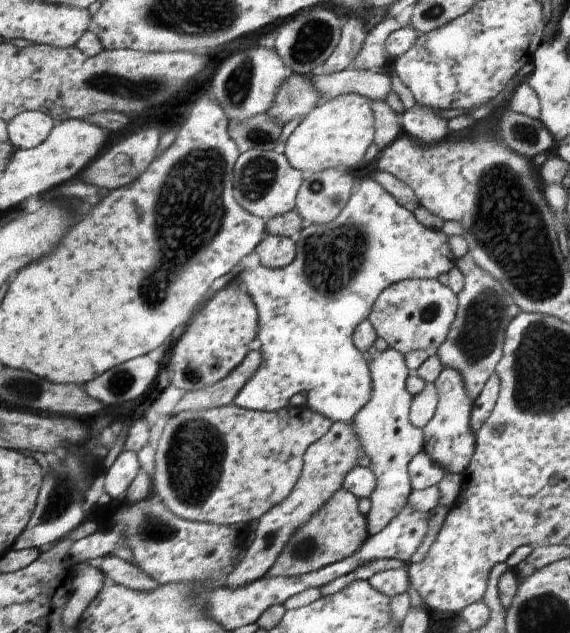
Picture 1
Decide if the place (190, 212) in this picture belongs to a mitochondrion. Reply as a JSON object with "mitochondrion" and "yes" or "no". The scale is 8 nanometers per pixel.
{"mitochondrion":"yes"}

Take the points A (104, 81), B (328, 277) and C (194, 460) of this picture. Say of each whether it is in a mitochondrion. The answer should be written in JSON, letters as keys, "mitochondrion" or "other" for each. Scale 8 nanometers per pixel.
{"A":"mitochondrion","B":"mitochondrion","C":"mitochondrion"}

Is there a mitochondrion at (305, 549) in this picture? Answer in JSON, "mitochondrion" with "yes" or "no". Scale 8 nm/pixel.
{"mitochondrion":"yes"}

